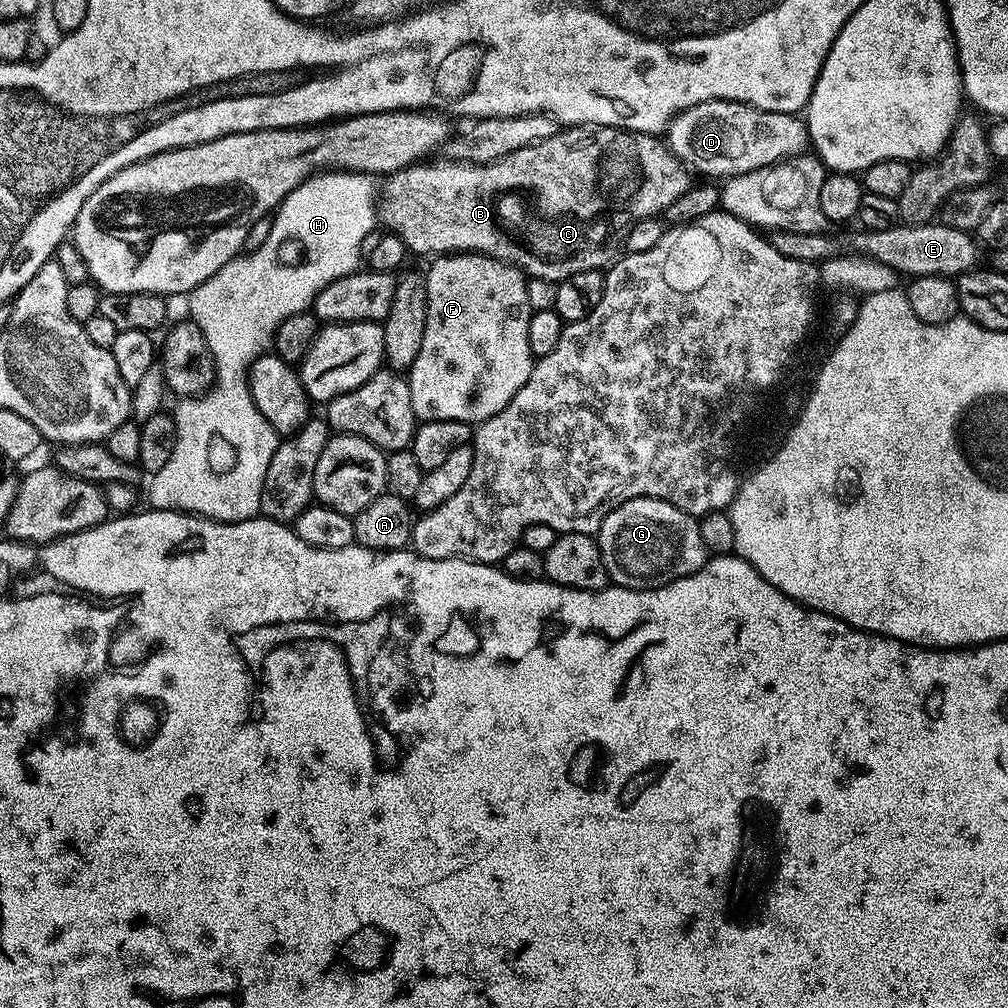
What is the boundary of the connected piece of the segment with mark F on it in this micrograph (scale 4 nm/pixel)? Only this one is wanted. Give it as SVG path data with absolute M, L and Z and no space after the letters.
M458 252L455 254L440 254L426 271L426 334L422 334L422 350L418 358L414 358L412 367L406 373L410 386L410 403L414 405L414 414L417 421L426 420L457 420L473 426L479 426L483 420L489 420L498 410L502 410L526 386L532 373L534 357L530 350L530 318L532 307L526 298L528 280L515 264L508 264L504 260L496 260L492 256L483 256L481 252Z

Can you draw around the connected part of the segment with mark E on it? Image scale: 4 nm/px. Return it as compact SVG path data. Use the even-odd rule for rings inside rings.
M943 222L927 224L901 223L899 228L865 231L860 240L859 248L886 266L890 266L898 274L905 272L905 277L947 276L955 278L964 272L971 272L977 267L976 248L978 244L967 231L951 228ZM972 238L972 240L971 240Z

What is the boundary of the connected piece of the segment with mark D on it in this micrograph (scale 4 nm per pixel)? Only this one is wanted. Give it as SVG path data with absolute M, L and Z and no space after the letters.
M736 100L702 102L677 114L666 129L666 143L693 173L701 172L704 178L746 174L807 153L810 148L808 125L799 115L767 112Z

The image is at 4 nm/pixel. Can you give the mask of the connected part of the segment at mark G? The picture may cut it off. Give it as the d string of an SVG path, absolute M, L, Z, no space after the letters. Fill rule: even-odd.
M649 496L634 498L606 514L598 533L598 543L608 579L617 588L661 588L678 578L694 574L706 559L697 517L678 510L678 506L670 502Z

